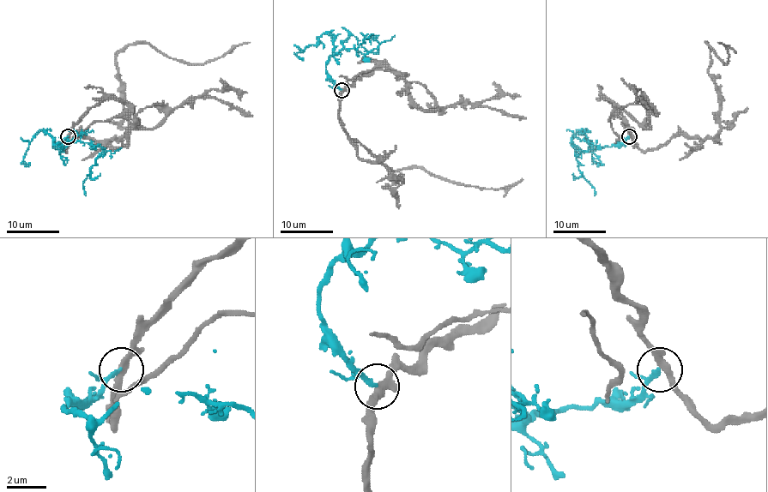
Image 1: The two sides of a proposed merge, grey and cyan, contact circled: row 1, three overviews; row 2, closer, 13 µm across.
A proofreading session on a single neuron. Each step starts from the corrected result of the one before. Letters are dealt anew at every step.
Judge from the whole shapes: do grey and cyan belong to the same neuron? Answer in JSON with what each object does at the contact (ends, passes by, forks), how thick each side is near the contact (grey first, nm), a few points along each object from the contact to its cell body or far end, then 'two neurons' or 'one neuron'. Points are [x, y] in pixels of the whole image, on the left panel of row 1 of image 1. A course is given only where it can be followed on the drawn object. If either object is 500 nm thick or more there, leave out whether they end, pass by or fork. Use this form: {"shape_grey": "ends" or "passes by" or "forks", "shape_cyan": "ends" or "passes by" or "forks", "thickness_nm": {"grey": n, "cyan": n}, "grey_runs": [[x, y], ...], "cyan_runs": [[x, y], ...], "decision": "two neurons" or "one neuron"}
{"shape_grey": "passes by", "shape_cyan": "ends", "thickness_nm": {"grey": 320, "cyan": 180}, "grey_runs": [[69, 136], [65, 151], [76, 134], [108, 140], [130, 129], [116, 56], [130, 44], [204, 63], [250, 42]], "cyan_runs": [[69, 136], [54, 146], [63, 149], [72, 141], [81, 141], [99, 146], [105, 151], [83, 183], [86, 195]], "decision": "two neurons"}

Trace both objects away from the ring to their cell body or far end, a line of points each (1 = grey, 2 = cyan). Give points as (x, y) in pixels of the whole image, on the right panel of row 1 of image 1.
1: (629, 136), (653, 151), (679, 134), (702, 140), (720, 129), (707, 44), (725, 63), (719, 42)
2: (629, 136), (622, 142), (595, 149), (588, 141), (593, 148), (576, 158), (595, 195)

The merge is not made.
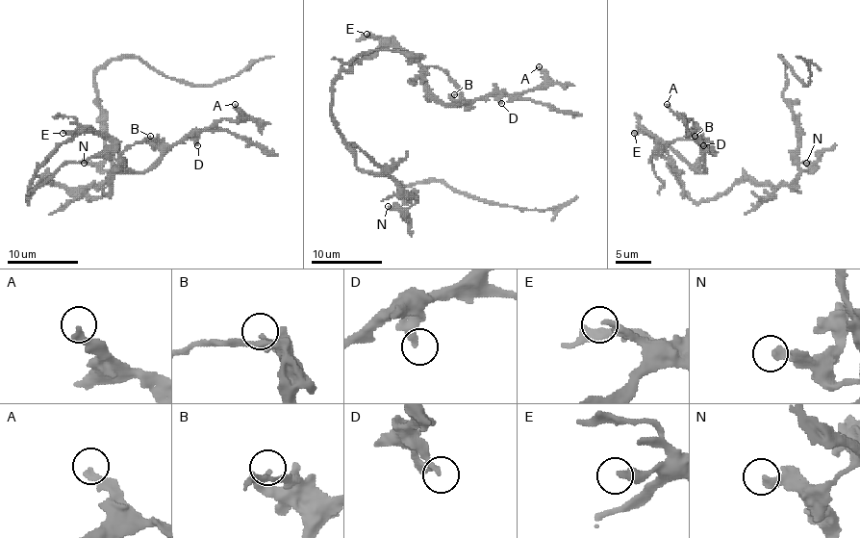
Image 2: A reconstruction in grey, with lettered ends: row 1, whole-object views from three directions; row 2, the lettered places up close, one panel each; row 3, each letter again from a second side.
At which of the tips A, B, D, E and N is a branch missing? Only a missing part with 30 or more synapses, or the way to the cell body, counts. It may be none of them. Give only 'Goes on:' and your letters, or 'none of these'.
Goes on: none of these

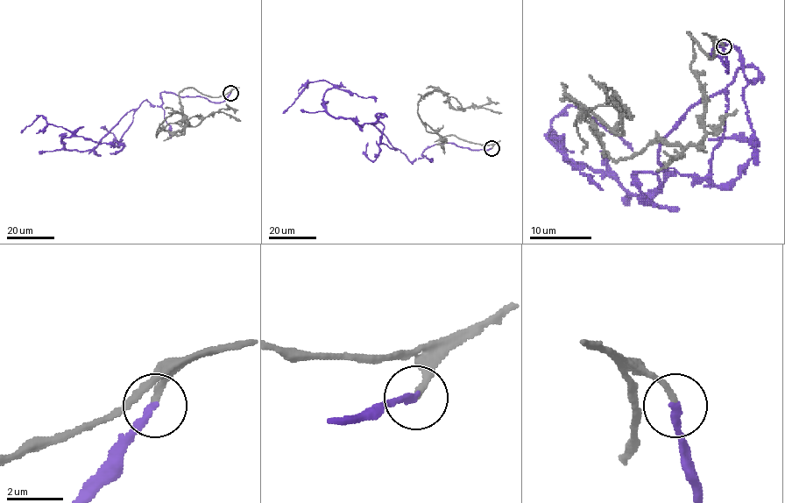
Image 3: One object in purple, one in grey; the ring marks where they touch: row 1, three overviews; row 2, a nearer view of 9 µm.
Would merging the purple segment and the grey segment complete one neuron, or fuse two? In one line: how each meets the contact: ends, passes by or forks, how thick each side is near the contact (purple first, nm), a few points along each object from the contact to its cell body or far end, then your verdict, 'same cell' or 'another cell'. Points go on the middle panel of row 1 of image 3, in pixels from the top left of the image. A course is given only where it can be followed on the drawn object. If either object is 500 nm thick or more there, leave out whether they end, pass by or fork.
purple ends; grey ends; calibres 240 and 200 nm; course purple (491, 148), (442, 143), (410, 161), (373, 124), (333, 117), (325, 81), (309, 81), (282, 113); course grey (491, 148), (428, 132), (418, 103), (441, 90), (455, 109), (501, 113); same cell

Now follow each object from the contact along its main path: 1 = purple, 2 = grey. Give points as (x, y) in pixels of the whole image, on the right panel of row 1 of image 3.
1: (724, 47), (756, 80), (697, 102), (645, 197), (547, 134), (570, 106), (632, 149)
2: (724, 46), (689, 35), (705, 135), (687, 148), (613, 160), (572, 100), (632, 120)

